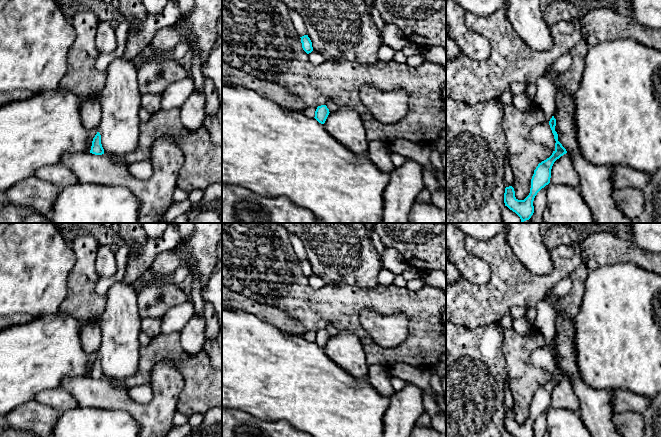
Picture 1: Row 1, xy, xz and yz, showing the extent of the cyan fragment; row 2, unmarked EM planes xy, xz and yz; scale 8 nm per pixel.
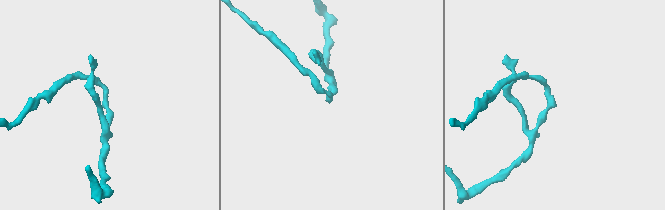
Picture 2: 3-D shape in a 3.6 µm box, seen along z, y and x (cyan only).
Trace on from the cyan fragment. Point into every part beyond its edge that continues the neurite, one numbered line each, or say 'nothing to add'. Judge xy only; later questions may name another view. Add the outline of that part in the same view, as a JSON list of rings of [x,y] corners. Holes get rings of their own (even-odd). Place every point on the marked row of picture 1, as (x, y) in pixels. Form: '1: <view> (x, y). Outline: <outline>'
nothing to add

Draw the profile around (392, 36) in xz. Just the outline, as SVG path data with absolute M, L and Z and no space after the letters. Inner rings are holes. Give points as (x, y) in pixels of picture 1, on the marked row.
M384 22L381 39L383 44L389 46L395 51L402 50L409 43L403 31L392 23Z

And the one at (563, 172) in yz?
M564 154L554 162L551 169L550 183L571 186L573 188L580 186L578 174L569 154Z

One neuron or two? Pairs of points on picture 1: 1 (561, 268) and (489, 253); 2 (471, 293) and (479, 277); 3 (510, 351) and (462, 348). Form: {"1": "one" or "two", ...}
{"1": "one", "2": "two", "3": "two"}

